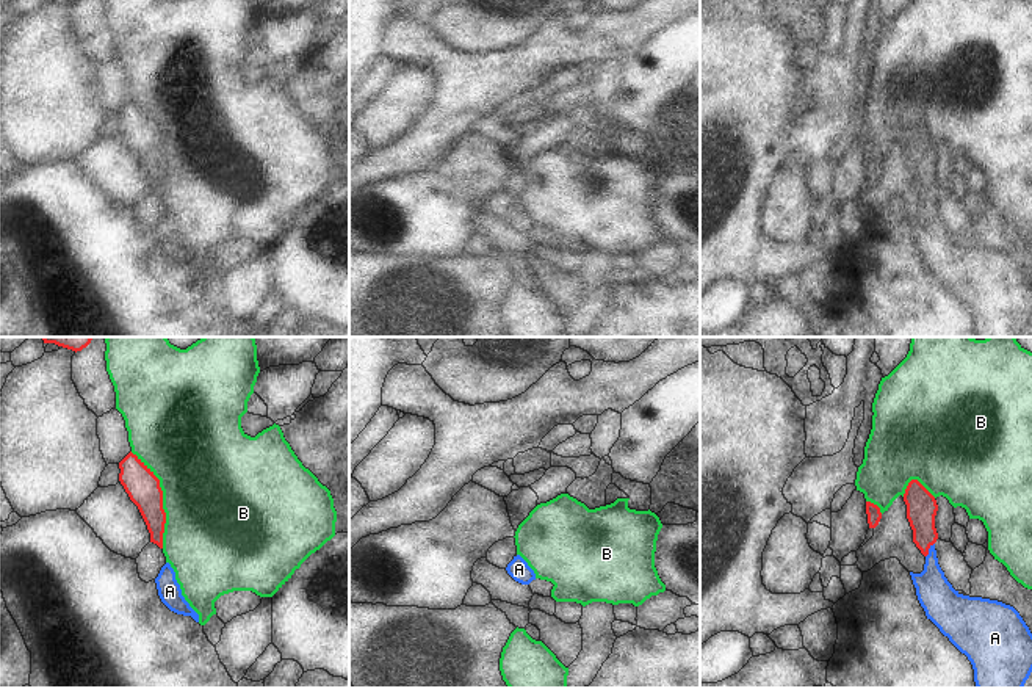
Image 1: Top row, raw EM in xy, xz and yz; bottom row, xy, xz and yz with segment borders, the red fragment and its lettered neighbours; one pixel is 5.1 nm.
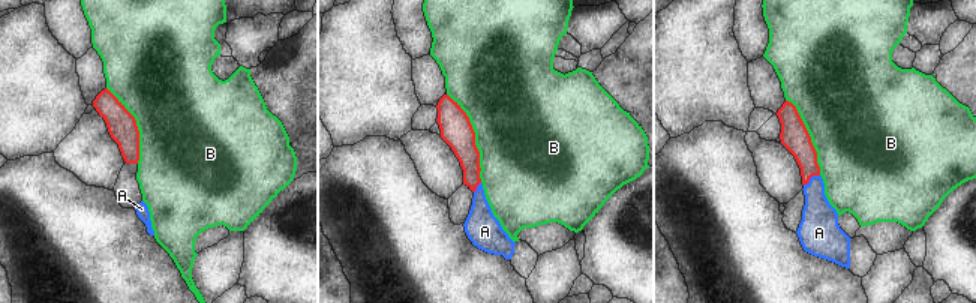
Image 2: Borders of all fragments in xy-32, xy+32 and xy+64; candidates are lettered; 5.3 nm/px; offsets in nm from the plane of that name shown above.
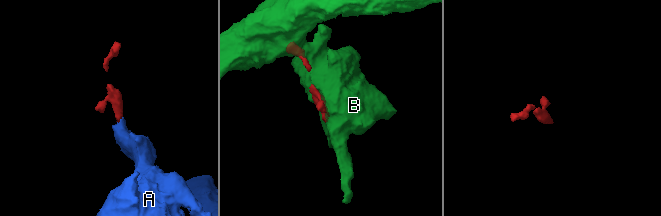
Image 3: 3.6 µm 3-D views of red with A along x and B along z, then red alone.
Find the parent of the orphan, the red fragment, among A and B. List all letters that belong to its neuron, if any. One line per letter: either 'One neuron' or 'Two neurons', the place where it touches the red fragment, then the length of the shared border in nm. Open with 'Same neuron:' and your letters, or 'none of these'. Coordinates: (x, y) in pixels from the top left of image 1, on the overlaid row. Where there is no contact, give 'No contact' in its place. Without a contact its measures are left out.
Same neuron: A
A: One neuron. Touches red at yz (927, 550). Shared border 90 nm
B: Two neurons. Touches red at xy (162, 499). Shared border 500 nm.

